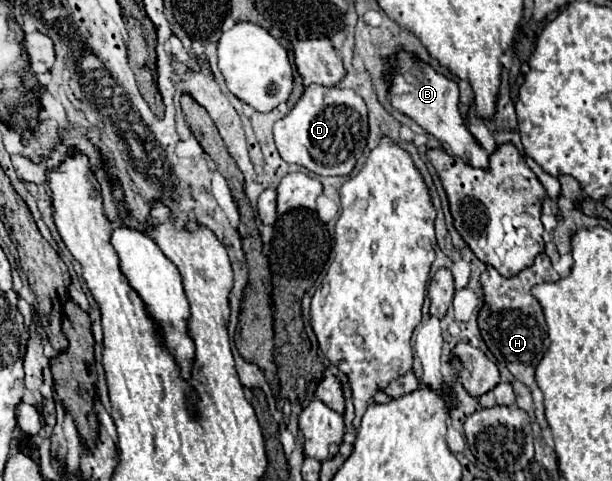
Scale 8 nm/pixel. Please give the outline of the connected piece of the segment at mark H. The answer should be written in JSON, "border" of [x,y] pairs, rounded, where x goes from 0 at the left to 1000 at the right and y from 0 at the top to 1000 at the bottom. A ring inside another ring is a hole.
{"border":[[[879,528],[866,557],[856,557],[853,565],[846,565],[837,578],[817,574],[804,553],[797,553],[797,561],[784,574],[784,590],[791,603],[791,636],[781,653],[781,678],[784,678],[788,703],[791,703],[794,719],[801,723],[801,732],[807,736],[807,744],[814,753],[820,753],[843,790],[850,790],[853,798],[859,798],[869,811],[873,840],[876,840],[876,873],[886,894],[895,890],[895,881],[889,869],[886,815],[876,798],[873,773],[876,773],[876,761],[882,757],[889,732],[895,728],[899,707],[895,707],[895,678],[892,678],[892,665],[886,653],[886,640],[882,640],[879,624],[866,611],[866,603],[876,590],[905,586],[912,578],[915,574],[902,557],[902,545],[892,528]]]}

